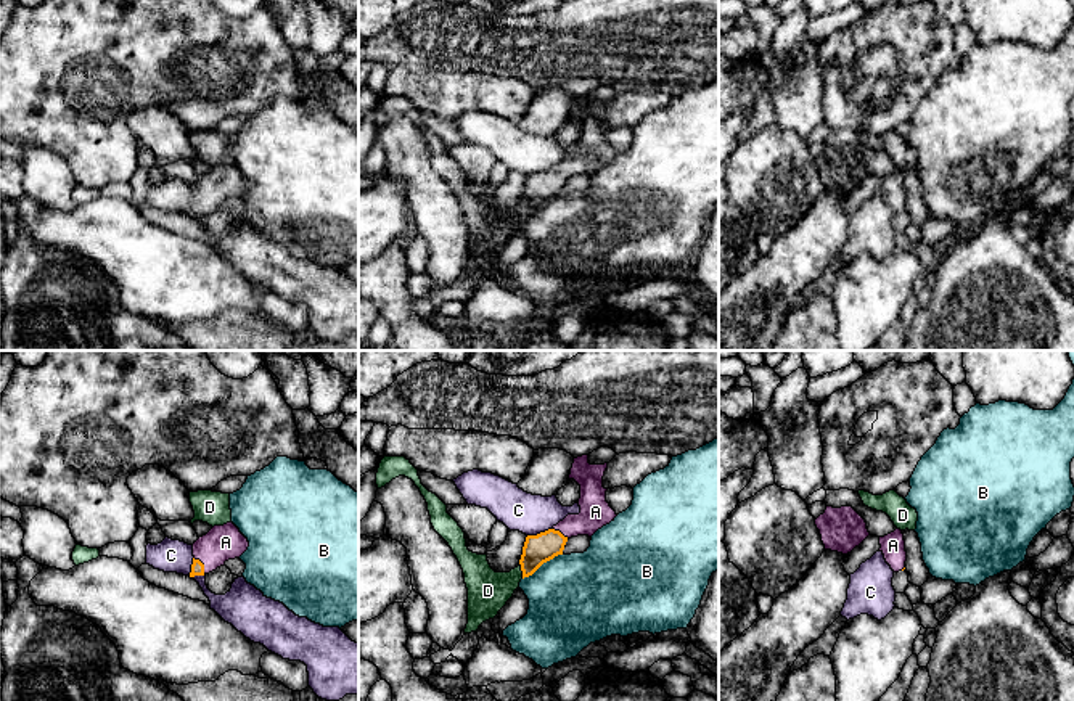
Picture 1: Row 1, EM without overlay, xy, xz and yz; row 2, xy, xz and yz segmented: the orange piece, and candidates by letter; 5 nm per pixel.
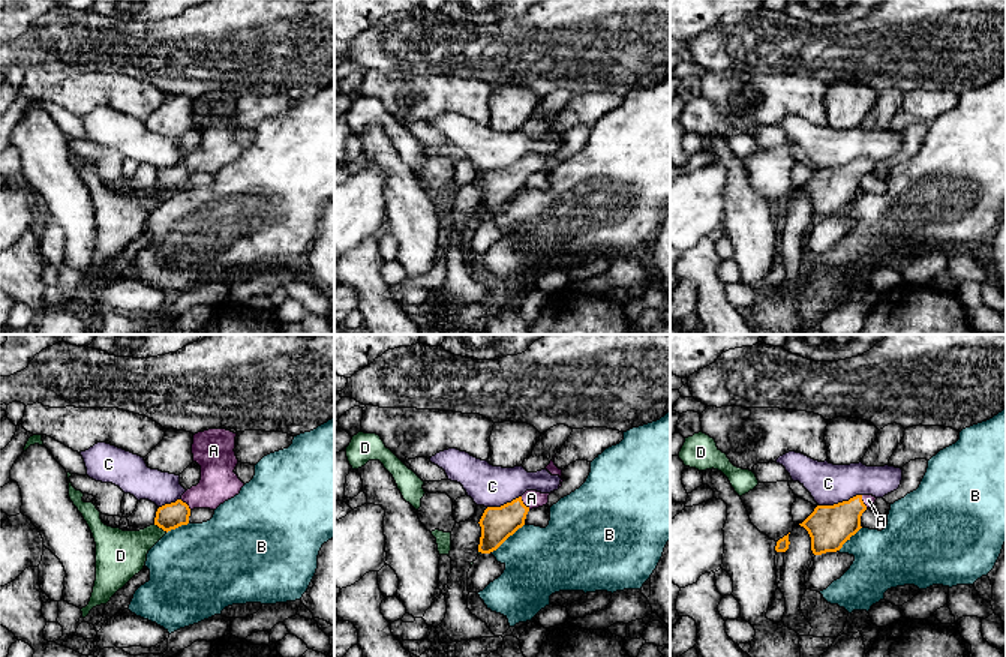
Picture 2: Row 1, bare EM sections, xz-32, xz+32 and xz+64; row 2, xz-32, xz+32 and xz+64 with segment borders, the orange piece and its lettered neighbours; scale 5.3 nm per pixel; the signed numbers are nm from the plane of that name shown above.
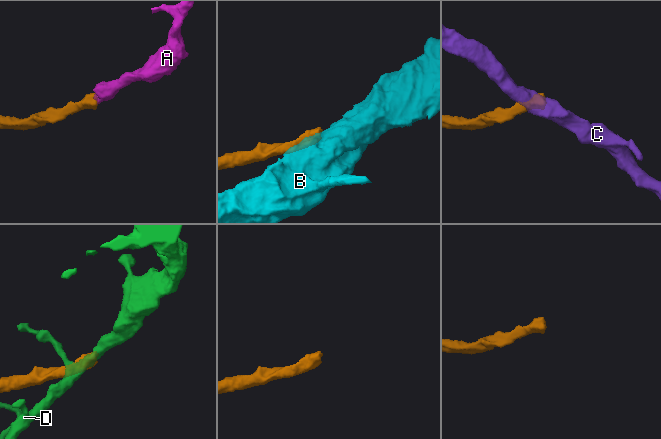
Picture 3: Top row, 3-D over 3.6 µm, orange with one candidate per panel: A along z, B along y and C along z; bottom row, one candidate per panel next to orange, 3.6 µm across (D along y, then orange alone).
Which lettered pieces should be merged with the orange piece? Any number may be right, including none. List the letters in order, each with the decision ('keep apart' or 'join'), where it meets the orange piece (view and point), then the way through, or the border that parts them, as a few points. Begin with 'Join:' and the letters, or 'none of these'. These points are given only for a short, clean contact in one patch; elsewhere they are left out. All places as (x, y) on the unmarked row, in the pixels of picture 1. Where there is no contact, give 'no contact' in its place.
Join: A
A: join; meets orange in xy at (203, 204); runs through xy (196, 208), (203, 204), (225, 182)
B: keep apart; meets orange in xz at (542, 203); border along xz (563, 193), (544, 201), (523, 219)
C: keep apart; meets orange in xz at (541, 172); border along xz (552, 168), (528, 176)
D: keep apart; meets orange in xz at (521, 209)

